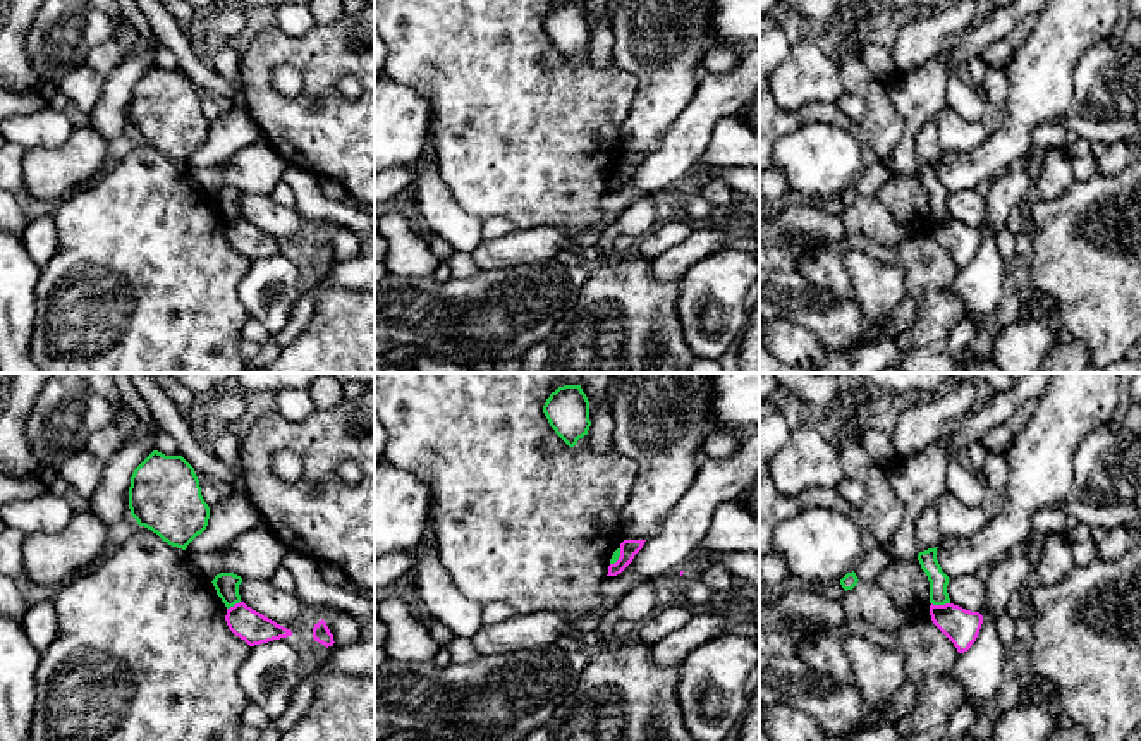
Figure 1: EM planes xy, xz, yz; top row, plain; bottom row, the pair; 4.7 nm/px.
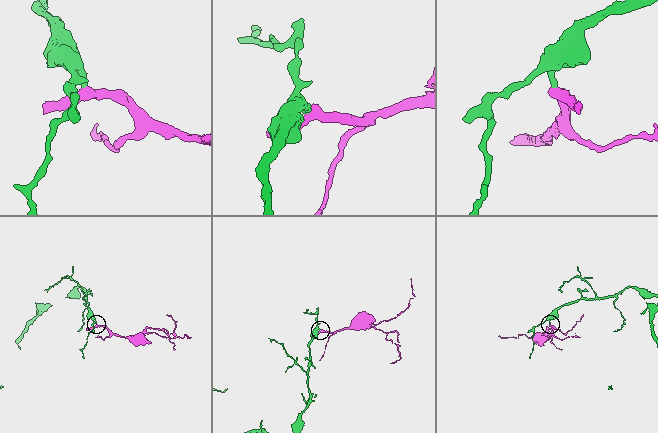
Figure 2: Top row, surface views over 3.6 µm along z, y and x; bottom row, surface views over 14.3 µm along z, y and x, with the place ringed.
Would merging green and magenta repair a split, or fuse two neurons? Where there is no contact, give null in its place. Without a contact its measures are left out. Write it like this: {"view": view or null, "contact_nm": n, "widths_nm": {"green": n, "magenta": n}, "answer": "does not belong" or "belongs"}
{"view": "yz", "contact_nm": 90, "widths_nm": {"green": 90, "magenta": 170}, "answer": "does not belong"}

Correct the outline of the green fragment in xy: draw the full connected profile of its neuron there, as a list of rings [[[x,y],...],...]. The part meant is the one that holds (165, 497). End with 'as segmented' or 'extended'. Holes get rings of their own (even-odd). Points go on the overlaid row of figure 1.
[[[158,450],[134,469],[129,509],[139,526],[182,550],[206,530],[210,519],[194,468],[182,456]]] | as segmented

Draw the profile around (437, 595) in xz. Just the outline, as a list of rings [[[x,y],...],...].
[[[426,530],[416,555],[419,609],[440,621],[457,638],[474,638],[483,628],[483,607],[467,600],[440,562],[436,536]]]

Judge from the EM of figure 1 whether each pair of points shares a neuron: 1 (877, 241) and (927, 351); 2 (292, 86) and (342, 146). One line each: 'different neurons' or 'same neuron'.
1: same neuron
2: different neurons

